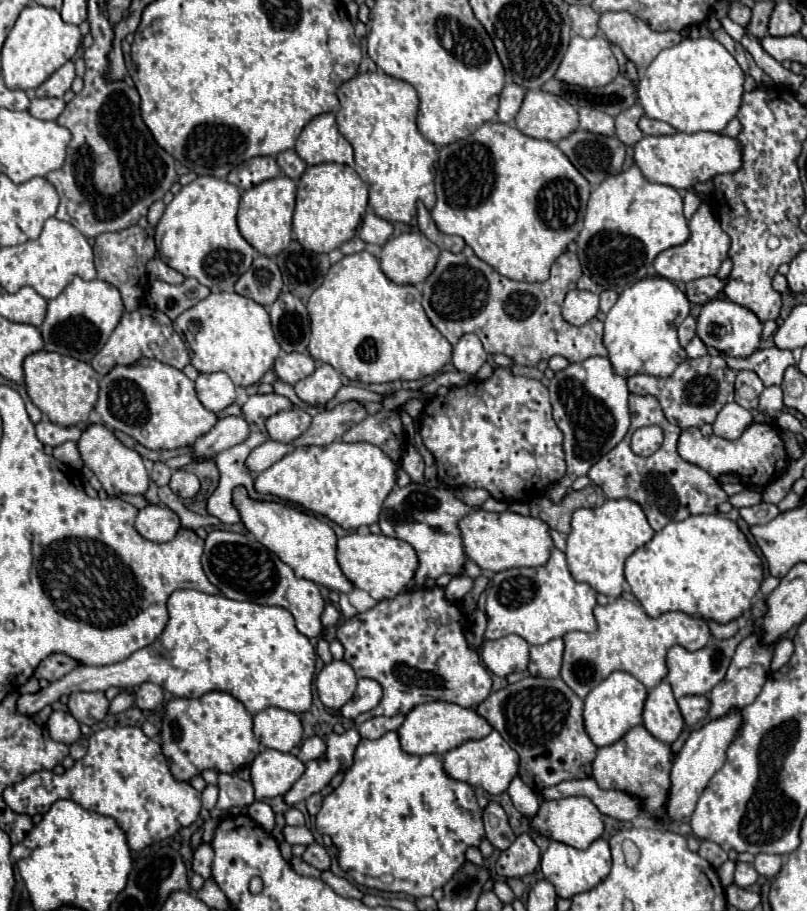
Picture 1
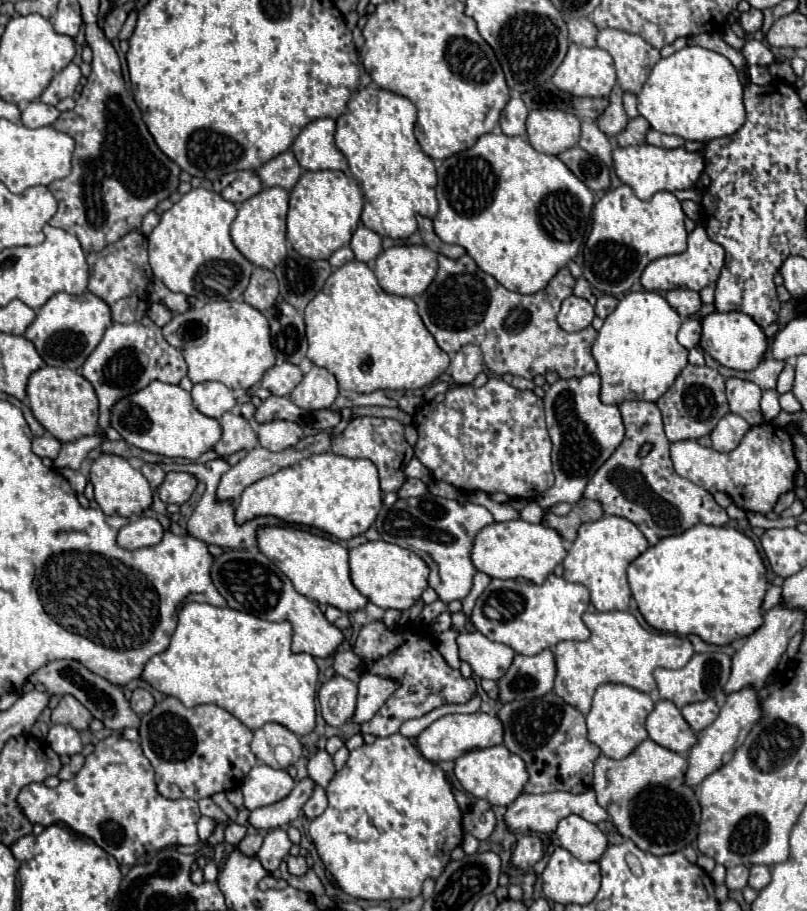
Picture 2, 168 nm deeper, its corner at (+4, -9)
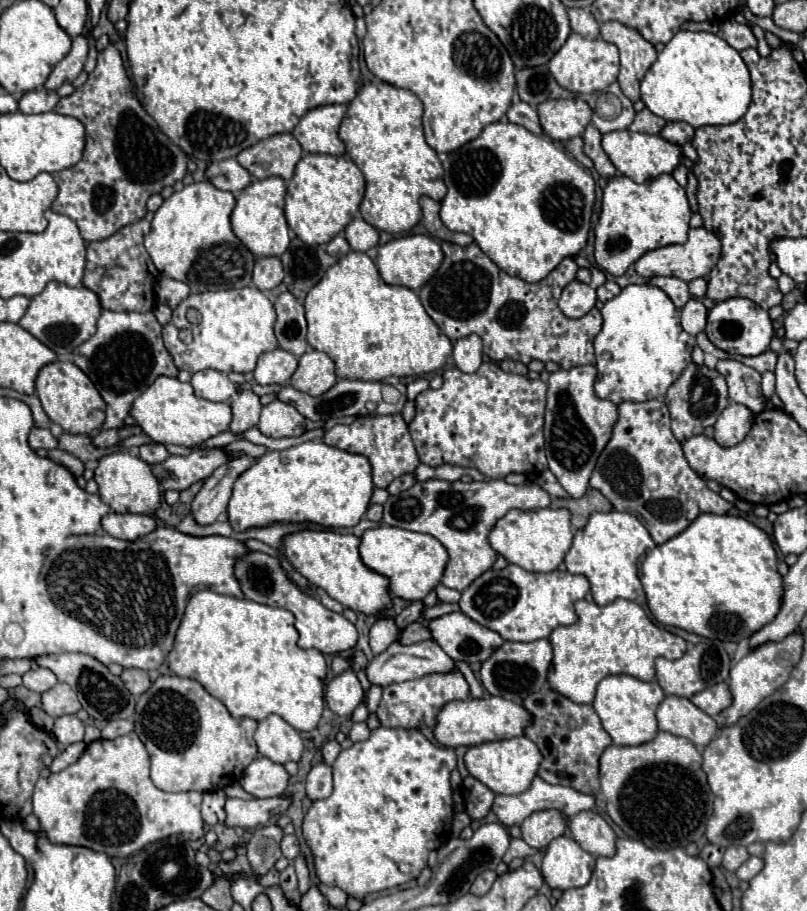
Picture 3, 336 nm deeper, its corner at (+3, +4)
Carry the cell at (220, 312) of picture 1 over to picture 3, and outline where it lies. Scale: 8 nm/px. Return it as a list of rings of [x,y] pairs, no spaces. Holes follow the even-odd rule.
[[[244,287],[244,289],[212,289],[208,293],[198,293],[186,297],[172,313],[172,319],[164,325],[162,337],[164,343],[168,345],[168,351],[174,357],[174,363],[178,369],[186,369],[190,373],[204,371],[204,369],[216,369],[222,373],[248,373],[256,367],[256,361],[262,353],[274,351],[278,347],[276,337],[274,337],[274,321],[276,313],[270,303],[270,299],[258,291],[256,287]],[[182,331],[190,333],[190,339],[184,341],[180,337]]]

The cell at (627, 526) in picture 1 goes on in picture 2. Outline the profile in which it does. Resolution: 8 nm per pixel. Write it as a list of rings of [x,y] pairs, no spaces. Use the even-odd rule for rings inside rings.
[[[603,516],[597,522],[587,522],[579,528],[575,542],[571,544],[567,558],[563,560],[567,582],[577,582],[589,588],[591,602],[599,612],[627,610],[631,602],[631,590],[627,582],[627,566],[649,548],[641,530],[619,516]]]

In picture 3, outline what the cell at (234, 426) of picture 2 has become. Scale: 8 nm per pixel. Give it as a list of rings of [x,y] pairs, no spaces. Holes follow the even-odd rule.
[[[244,389],[236,395],[236,399],[230,399],[230,407],[232,407],[232,423],[230,423],[230,431],[234,435],[244,433],[250,427],[258,425],[258,417],[260,417],[260,401],[258,395],[254,395],[252,391]]]

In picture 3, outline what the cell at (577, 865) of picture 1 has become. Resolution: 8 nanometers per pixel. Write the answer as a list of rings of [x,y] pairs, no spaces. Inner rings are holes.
[[[556,837],[542,861],[542,875],[544,881],[552,889],[572,889],[572,887],[584,887],[594,871],[596,857],[584,851],[572,837]]]

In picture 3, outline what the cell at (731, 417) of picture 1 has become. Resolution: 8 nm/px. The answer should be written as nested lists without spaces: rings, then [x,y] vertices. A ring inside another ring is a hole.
[[[730,403],[718,417],[718,421],[714,423],[714,429],[716,429],[716,443],[722,445],[722,447],[732,447],[736,443],[740,443],[750,427],[752,427],[752,411],[744,405],[738,405],[738,403]]]

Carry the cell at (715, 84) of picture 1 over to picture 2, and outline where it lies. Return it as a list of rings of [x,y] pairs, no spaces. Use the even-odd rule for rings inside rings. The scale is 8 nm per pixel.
[[[685,46],[683,50],[661,58],[653,66],[639,94],[637,108],[653,130],[695,142],[735,134],[735,130],[745,122],[743,84],[739,80],[739,72],[723,54],[701,46]]]

